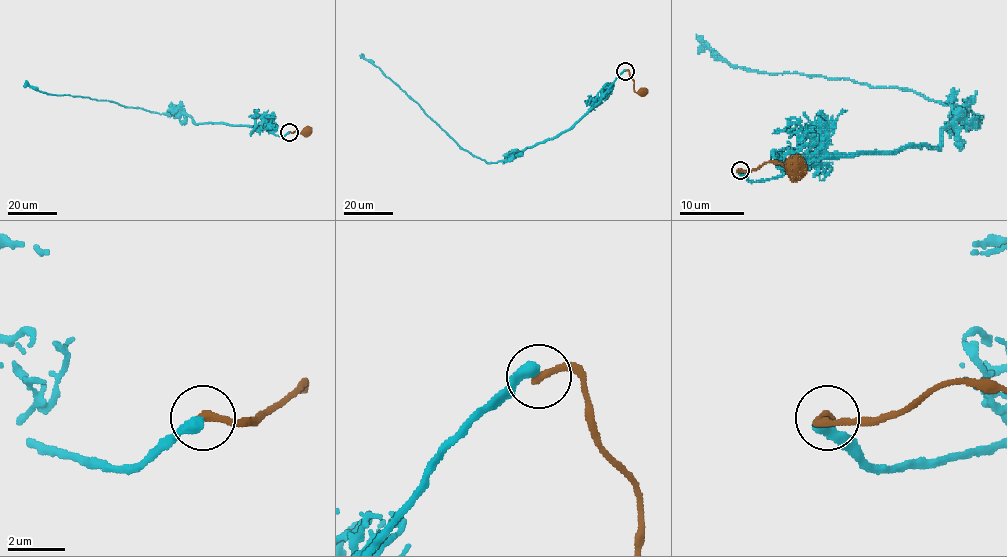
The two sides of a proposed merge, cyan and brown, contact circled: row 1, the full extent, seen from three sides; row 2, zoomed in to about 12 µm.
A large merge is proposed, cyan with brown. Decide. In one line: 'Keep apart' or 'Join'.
Keep apart

